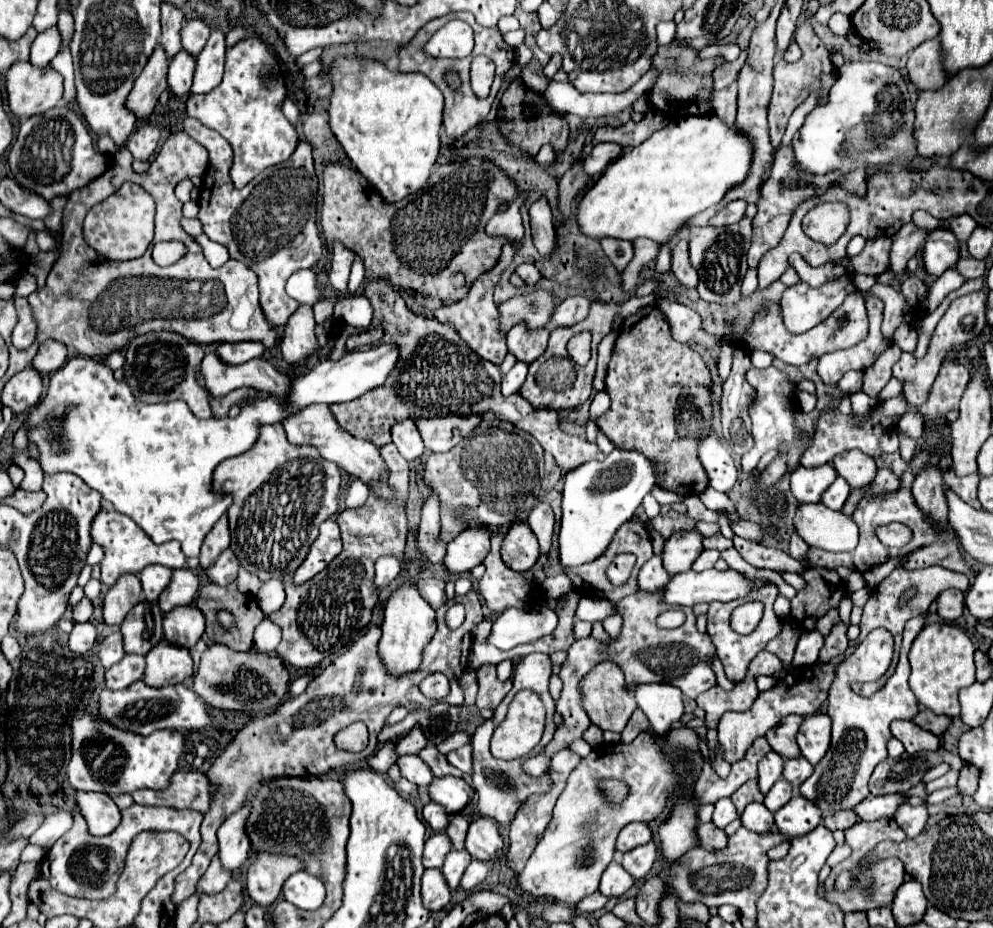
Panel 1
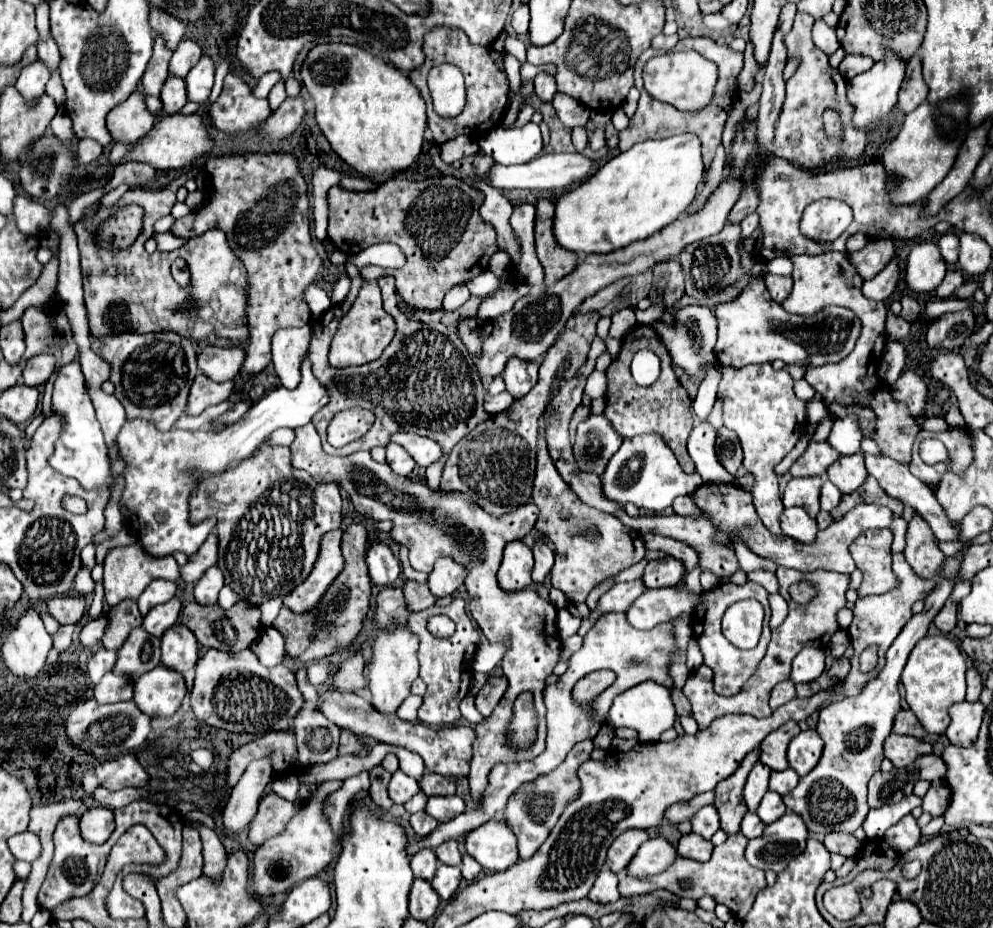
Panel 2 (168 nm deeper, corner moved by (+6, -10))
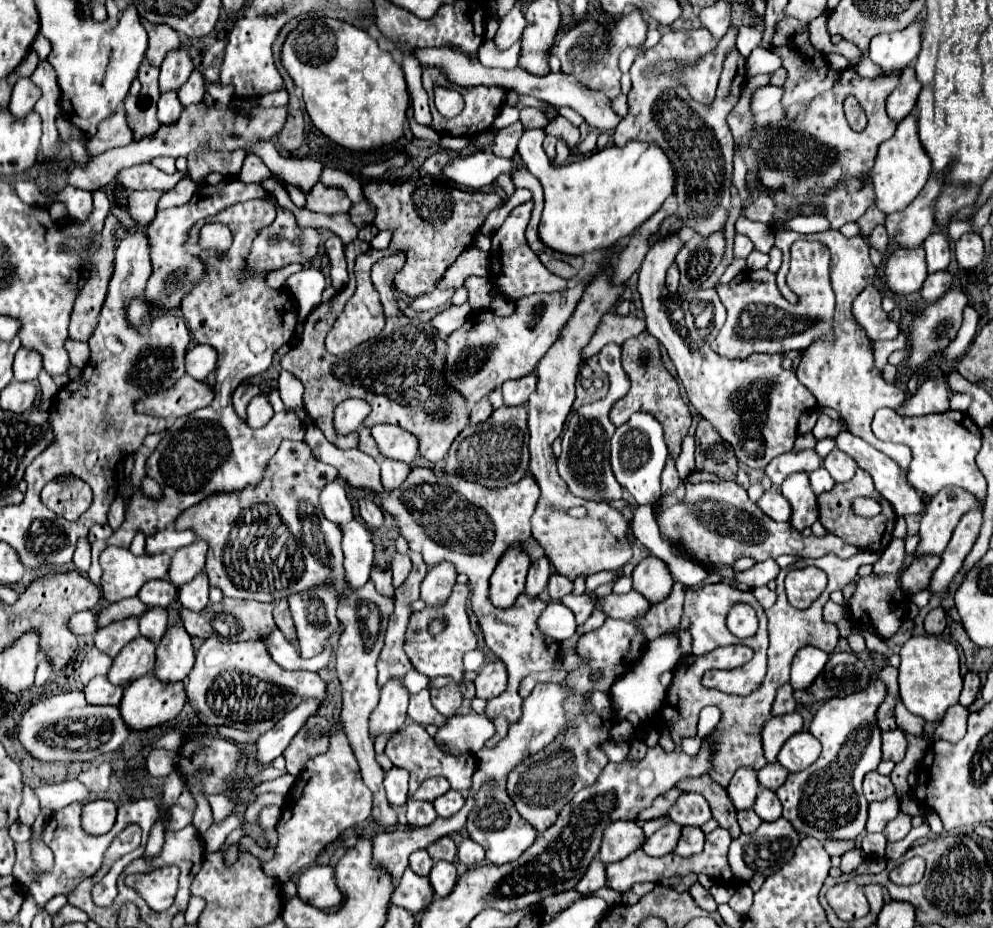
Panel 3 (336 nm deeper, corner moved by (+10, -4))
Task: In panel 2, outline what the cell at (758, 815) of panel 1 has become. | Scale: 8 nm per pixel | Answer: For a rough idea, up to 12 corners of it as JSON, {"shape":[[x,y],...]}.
{"shape":[[746,813],[740,831],[748,839],[762,835],[764,823],[756,813]]}

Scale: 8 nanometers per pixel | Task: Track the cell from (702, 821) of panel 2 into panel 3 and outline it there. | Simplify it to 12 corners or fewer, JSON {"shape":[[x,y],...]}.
{"shape":[[684,793],[668,811],[680,825],[700,827],[712,817],[704,797]]}

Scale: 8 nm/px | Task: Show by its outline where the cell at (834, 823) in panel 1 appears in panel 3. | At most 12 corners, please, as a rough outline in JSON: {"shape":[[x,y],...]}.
{"shape":[[854,841],[824,843],[828,855],[844,855],[854,849]]}

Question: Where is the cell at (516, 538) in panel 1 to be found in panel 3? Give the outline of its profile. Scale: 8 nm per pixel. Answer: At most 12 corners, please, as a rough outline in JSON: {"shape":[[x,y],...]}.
{"shape":[[522,547],[502,555],[488,599],[506,609],[524,593],[530,559]]}

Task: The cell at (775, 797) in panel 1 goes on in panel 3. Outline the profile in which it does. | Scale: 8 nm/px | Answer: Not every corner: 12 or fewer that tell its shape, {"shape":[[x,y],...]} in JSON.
{"shape":[[762,789],[754,811],[762,821],[780,819],[782,805],[774,791]]}

